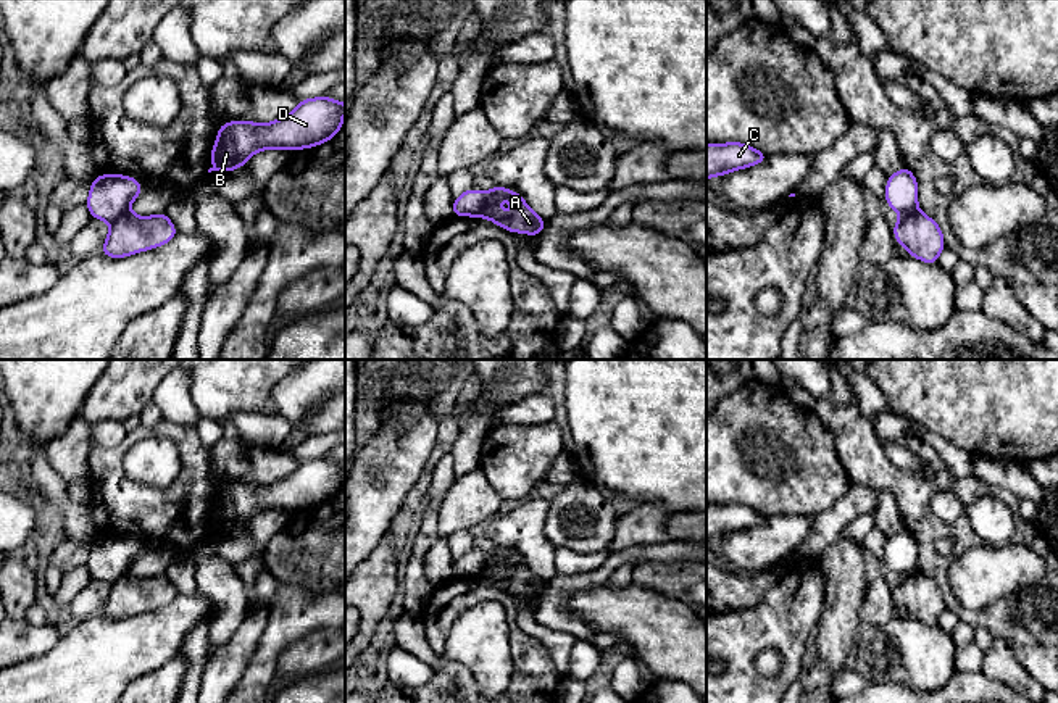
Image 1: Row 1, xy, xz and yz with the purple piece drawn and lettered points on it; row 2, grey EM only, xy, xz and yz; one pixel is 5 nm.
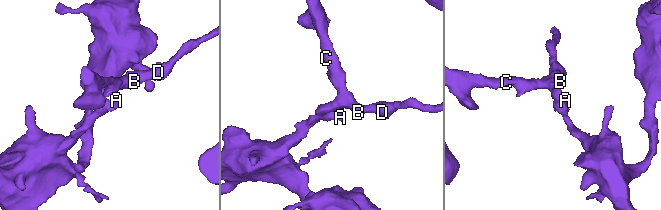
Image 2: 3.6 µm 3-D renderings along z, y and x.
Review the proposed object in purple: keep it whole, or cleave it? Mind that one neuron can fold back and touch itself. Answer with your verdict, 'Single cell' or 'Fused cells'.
Fused cells

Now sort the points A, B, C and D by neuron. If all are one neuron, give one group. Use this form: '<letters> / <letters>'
A / B C D

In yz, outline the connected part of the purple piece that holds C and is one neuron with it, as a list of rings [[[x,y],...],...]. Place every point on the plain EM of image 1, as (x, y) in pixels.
[[[706,505],[706,540],[764,524],[769,518],[747,505]]]

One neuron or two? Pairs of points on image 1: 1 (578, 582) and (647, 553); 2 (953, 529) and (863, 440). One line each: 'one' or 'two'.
1: one
2: one

